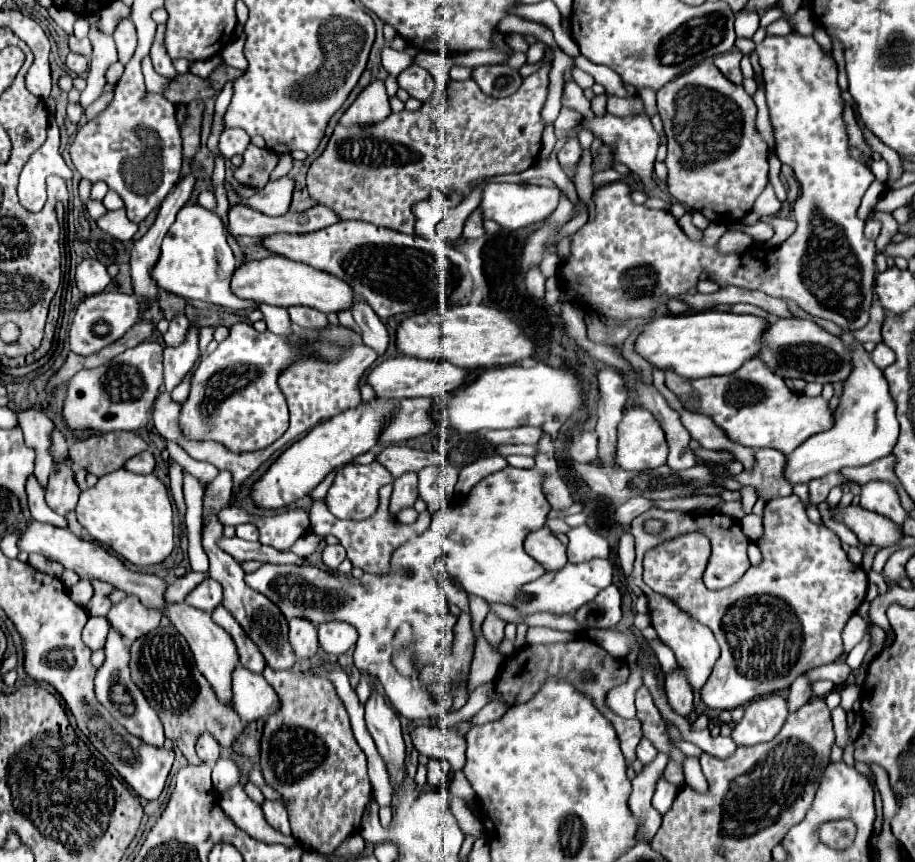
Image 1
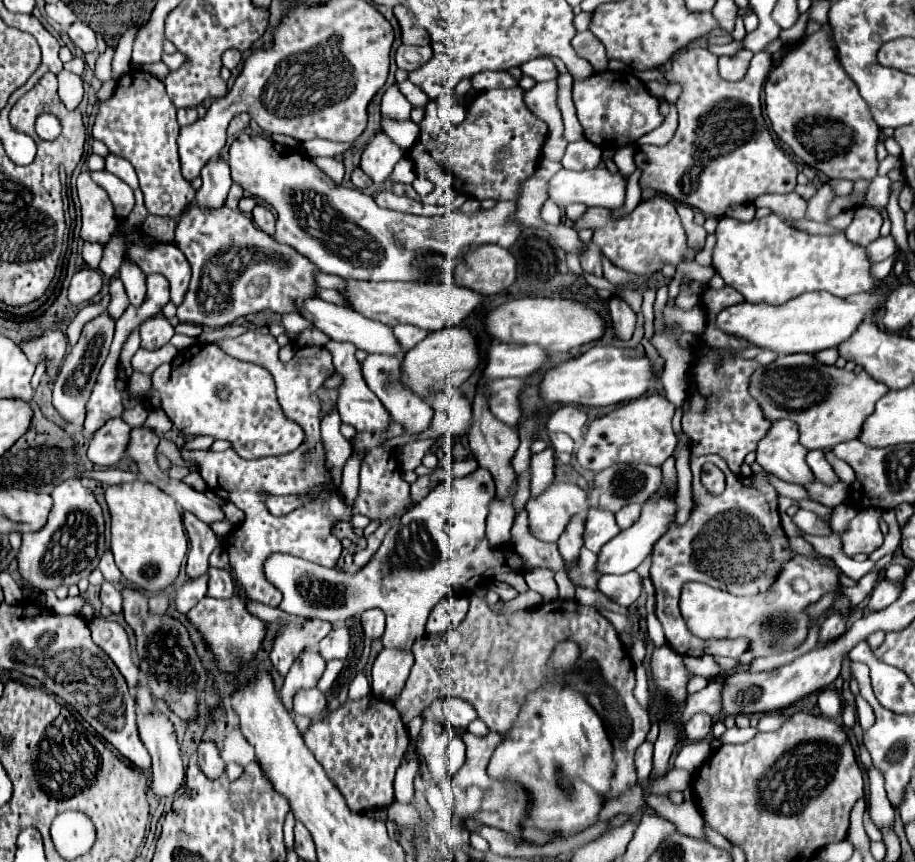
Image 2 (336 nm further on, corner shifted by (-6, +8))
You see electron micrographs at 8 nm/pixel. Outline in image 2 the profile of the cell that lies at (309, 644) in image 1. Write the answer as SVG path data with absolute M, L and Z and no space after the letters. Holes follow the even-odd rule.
M304 650L296 658L296 662L292 664L290 672L286 674L284 686L280 690L280 698L288 710L290 710L294 692L298 692L300 688L314 688L322 676L324 668L326 668L326 660L316 650Z

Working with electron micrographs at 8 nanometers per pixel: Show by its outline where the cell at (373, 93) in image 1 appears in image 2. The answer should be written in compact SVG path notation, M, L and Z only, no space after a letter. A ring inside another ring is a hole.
M378 130L362 152L360 168L374 180L374 184L382 184L402 156L404 150L384 130Z

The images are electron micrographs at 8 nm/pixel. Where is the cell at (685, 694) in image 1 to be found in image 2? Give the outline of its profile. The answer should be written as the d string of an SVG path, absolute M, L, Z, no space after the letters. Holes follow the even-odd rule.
M704 712L694 714L694 716L684 724L684 732L686 732L686 736L688 736L690 740L704 740L704 738L708 738L710 730L712 730L712 718L710 718L708 714L704 714Z

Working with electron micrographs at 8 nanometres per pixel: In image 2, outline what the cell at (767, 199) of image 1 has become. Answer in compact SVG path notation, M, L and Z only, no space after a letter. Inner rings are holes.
M788 192L788 194L762 194L758 196L758 200L754 200L754 206L766 206L772 212L790 218L790 220L798 220L804 218L804 210L806 210L806 200L802 196L798 196L796 192Z

